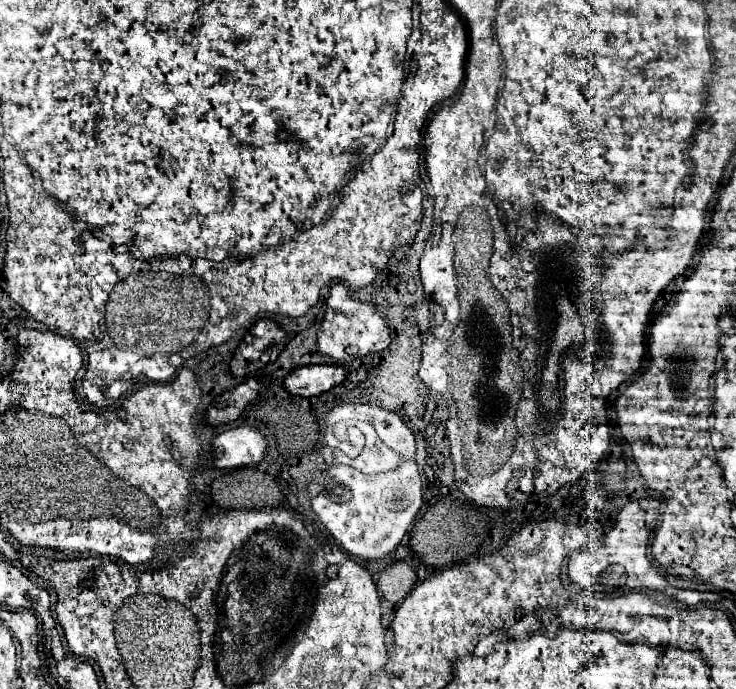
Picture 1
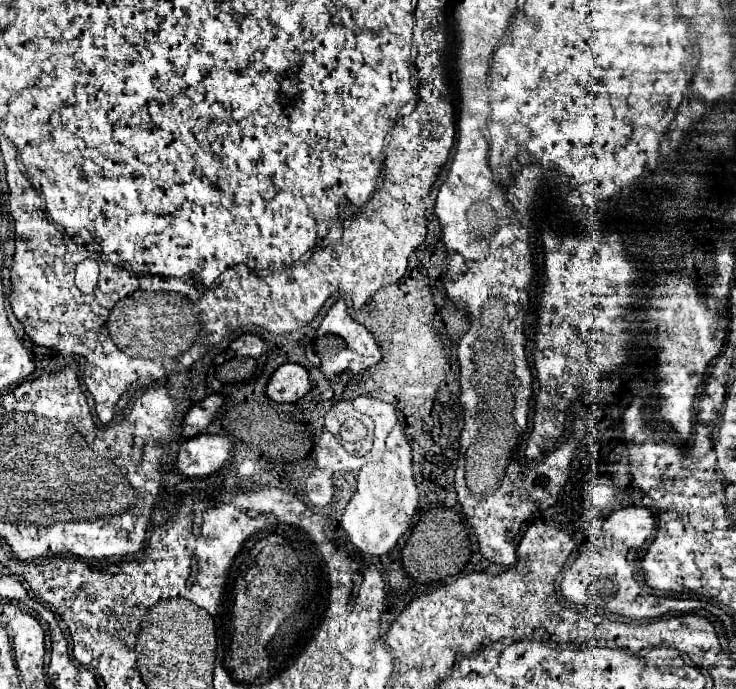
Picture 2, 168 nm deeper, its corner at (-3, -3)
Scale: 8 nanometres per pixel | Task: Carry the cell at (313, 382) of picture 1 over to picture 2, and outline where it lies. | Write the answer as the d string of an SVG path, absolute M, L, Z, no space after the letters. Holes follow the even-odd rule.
M296 363L280 365L272 373L272 377L266 385L266 395L276 403L298 401L308 391L310 391L308 371L302 365L296 365Z

